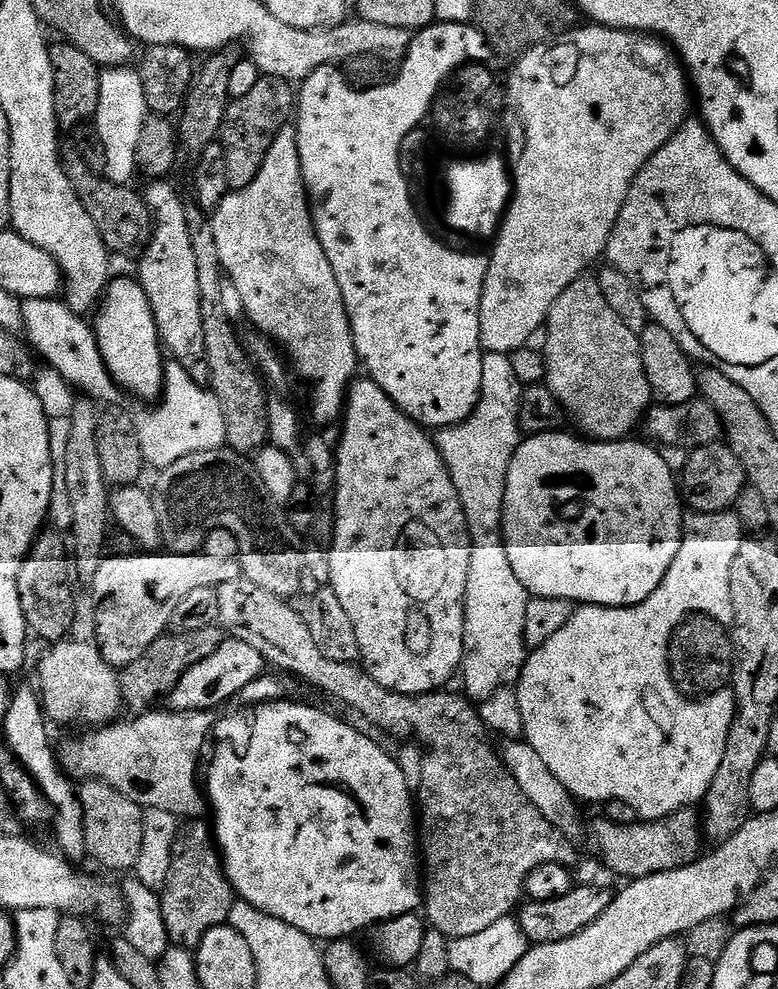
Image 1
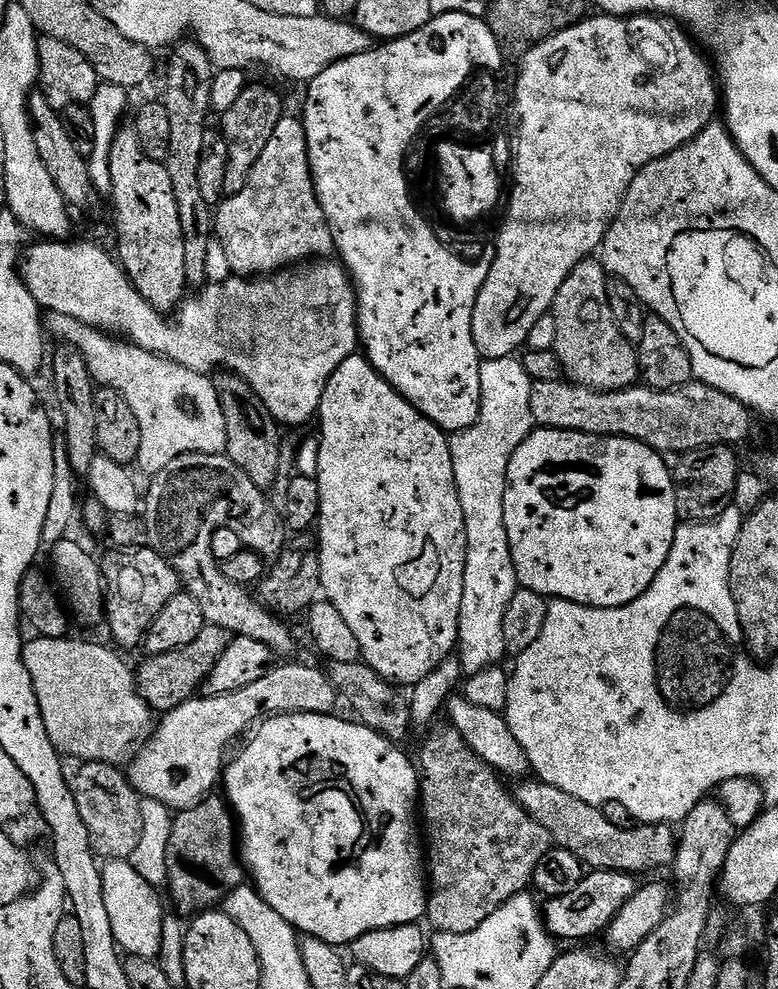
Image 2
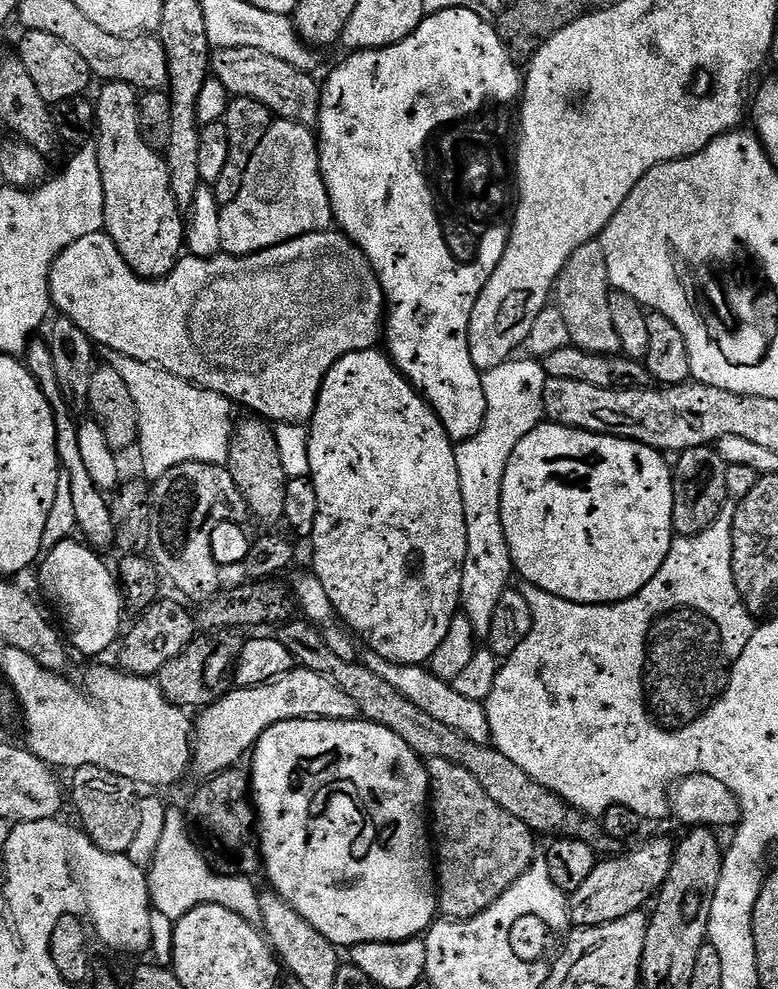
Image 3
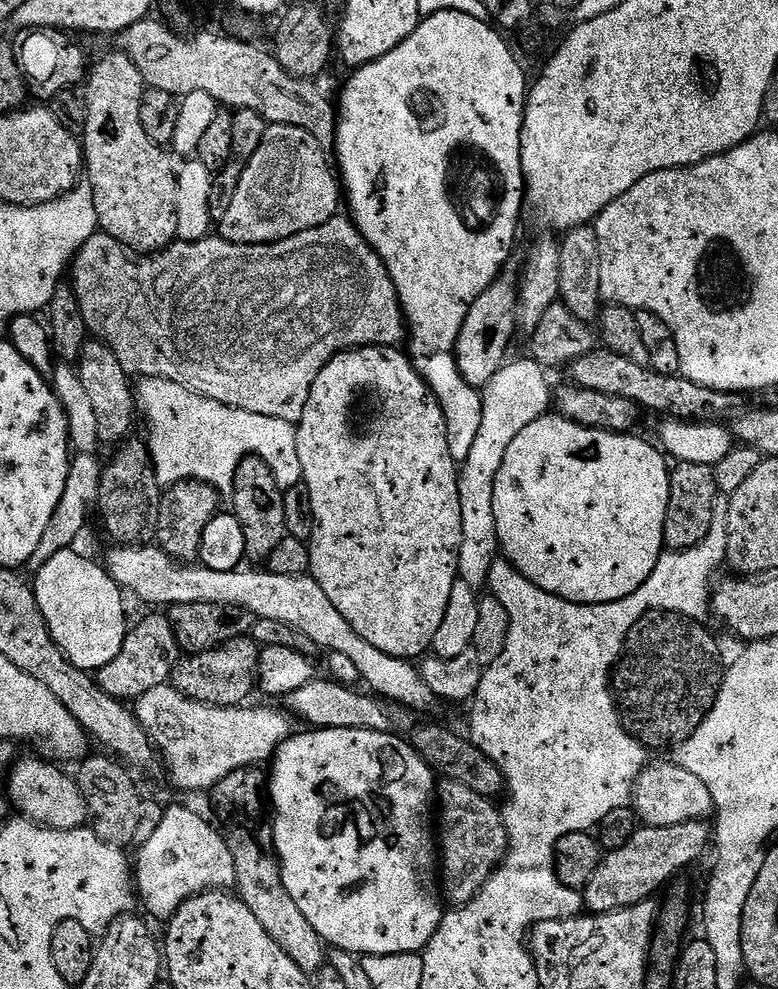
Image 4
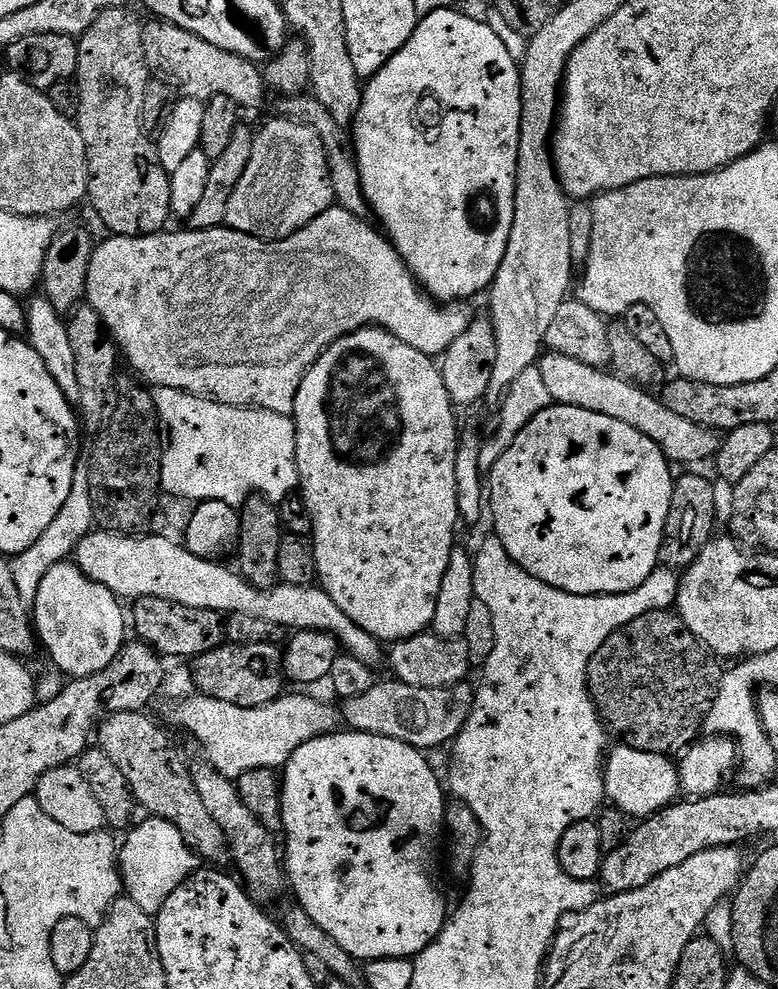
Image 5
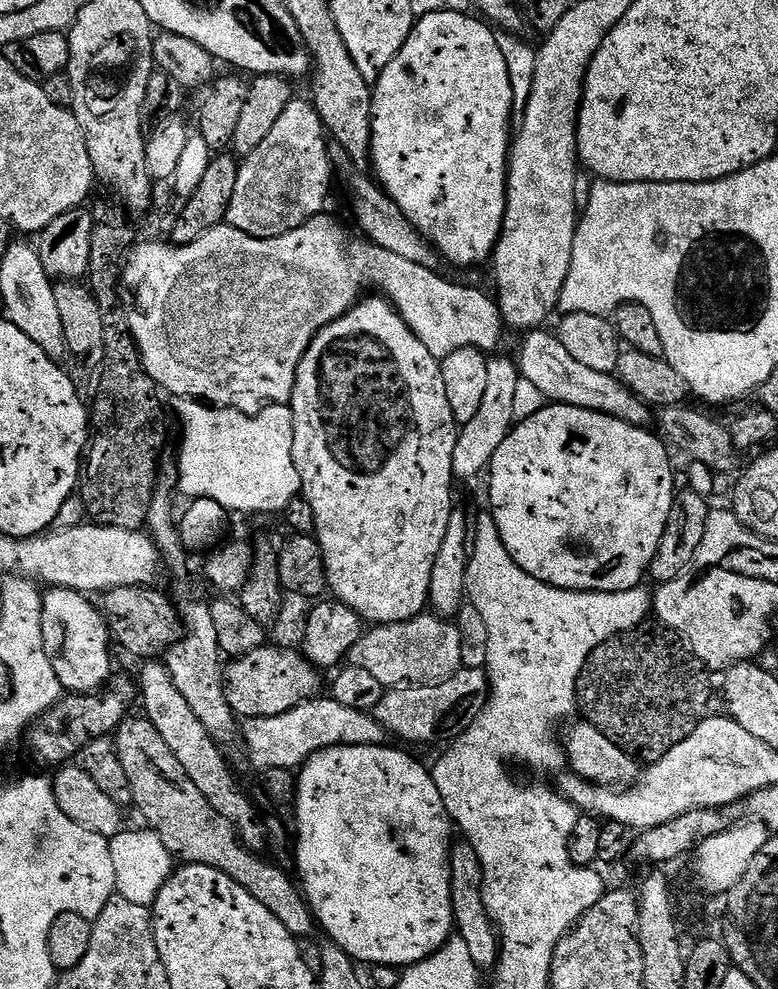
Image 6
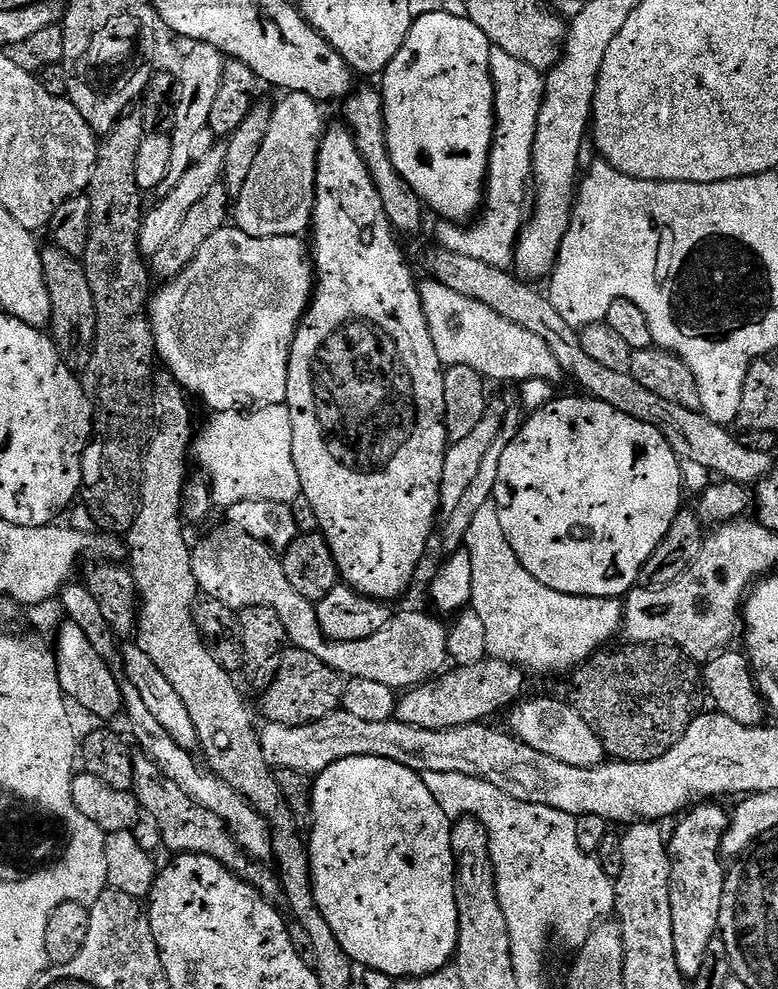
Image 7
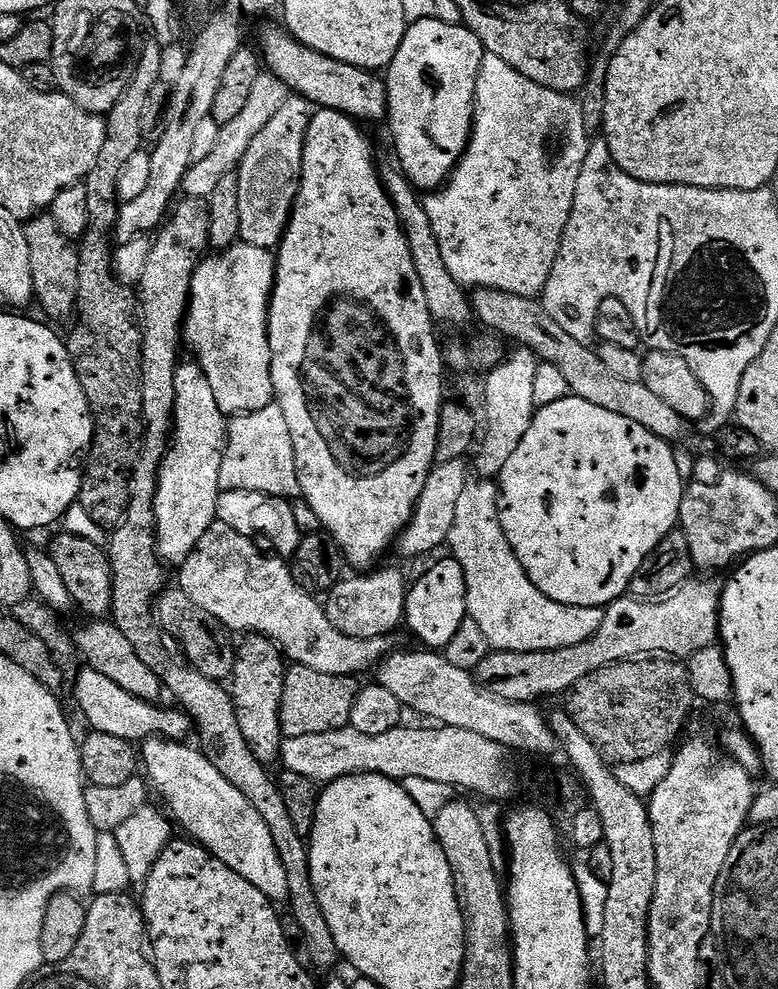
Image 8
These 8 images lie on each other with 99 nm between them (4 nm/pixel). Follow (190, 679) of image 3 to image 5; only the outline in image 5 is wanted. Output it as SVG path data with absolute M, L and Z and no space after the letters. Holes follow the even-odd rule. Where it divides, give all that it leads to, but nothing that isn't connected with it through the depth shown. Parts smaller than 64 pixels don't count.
M226 642L220 648L210 650L206 654L195 657L192 668L192 680L196 683L195 691L201 696L218 698L222 702L234 702L234 706L266 706L266 702L274 702L285 695L286 677L284 674L284 658L281 649L274 644L234 644Z

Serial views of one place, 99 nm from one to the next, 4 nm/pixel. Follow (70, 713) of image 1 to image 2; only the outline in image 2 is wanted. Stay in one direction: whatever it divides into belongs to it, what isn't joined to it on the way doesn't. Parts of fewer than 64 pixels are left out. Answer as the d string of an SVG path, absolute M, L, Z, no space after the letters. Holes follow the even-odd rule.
M36 636L24 645L24 665L30 674L30 682L34 682L34 694L38 694L38 710L42 710L46 734L50 734L50 742L61 757L73 756L76 762L93 760L103 764L123 765L131 761L144 741L152 735L154 713L138 690L133 665L128 665L120 657L123 655L119 651L91 644L88 640L72 639Z

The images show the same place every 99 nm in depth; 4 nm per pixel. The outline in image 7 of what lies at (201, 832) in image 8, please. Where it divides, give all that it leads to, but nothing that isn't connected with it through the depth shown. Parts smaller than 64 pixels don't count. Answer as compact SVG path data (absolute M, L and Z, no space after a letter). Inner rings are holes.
M127 682L121 683L120 695L123 711L126 716L128 712L128 720L132 723L132 736L137 744L135 747L137 749L140 747L144 751L141 753L147 759L153 760L159 766L160 772L166 774L166 778L170 778L170 782L182 786L184 793L194 803L216 814L228 827L228 835L236 839L238 846L242 846L247 856L261 862L271 861L272 829L268 827L262 814L258 814L258 810L254 810L251 802L242 798L242 794L238 794L238 790L226 786L226 782L222 782L222 778L218 778L215 772L205 767L199 759L196 761L197 757L193 753L182 750L182 746L178 746L178 742L174 742L174 738L170 738L170 734L162 730L162 725L150 715L150 710L146 710L146 705L142 703L142 698L138 695L138 690L134 690L134 686L130 686Z

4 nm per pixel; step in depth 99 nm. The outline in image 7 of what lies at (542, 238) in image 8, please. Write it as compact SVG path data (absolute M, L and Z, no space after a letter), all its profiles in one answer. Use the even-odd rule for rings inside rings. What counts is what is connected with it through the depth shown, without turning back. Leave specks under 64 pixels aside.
M516 64L513 69L513 72L508 72L505 76L495 77L496 134L488 159L484 203L474 222L467 226L444 222L436 232L440 239L439 247L454 254L466 254L466 258L476 258L478 262L486 262L486 266L505 270L513 267L516 242L526 219L526 205L530 200L532 183L534 134L538 126L538 110L542 106L545 81L545 77L536 68Z

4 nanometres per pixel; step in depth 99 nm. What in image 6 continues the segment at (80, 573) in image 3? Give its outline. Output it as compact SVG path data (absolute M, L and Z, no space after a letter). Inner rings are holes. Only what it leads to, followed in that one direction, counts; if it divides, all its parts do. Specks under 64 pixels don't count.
M49 587L44 592L42 642L46 646L46 658L50 658L54 674L58 674L61 689L72 694L92 694L103 689L112 672L108 624L103 611L88 600L91 599L85 593L69 588Z

